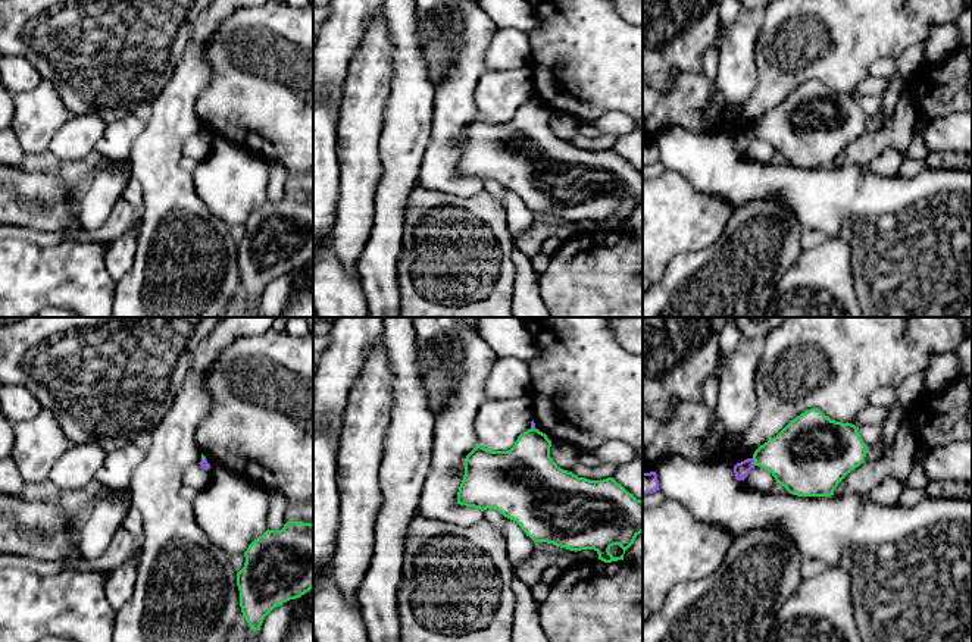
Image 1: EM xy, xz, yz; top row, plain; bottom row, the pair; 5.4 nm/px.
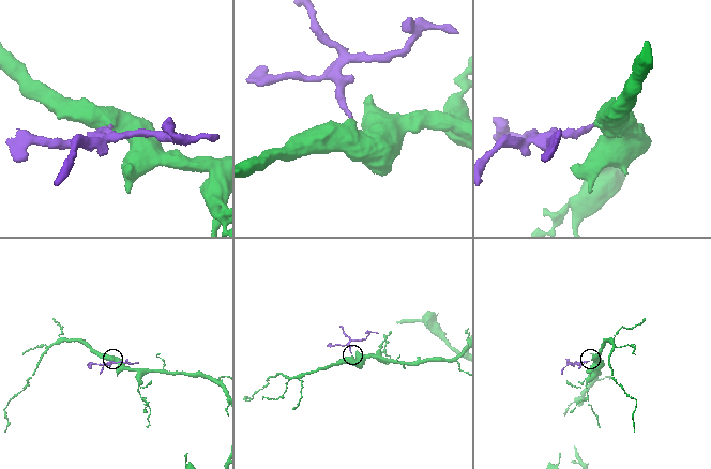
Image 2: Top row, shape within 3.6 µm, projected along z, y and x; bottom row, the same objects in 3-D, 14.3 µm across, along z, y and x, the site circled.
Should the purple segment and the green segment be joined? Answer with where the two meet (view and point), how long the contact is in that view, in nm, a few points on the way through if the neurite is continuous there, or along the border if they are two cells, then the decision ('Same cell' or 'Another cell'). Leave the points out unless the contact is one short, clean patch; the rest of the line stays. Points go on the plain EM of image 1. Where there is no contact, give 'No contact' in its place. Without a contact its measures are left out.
Touches purple at yz (753, 132). Shared border 40 nm. Boundary: yz (752, 130), (755, 135). Another cell

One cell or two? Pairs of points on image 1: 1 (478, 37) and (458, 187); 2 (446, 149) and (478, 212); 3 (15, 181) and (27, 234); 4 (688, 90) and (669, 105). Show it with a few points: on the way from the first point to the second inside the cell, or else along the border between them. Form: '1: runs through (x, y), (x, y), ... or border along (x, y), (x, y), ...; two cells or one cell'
1: runs through (462, 74), (453, 96), (446, 150); one cell
2: border along (484, 190), (474, 196), (453, 196), (436, 191); two cells
3: border along (15, 225), (59, 231); two cells
4: runs through (684, 94), (674, 105); one cell

